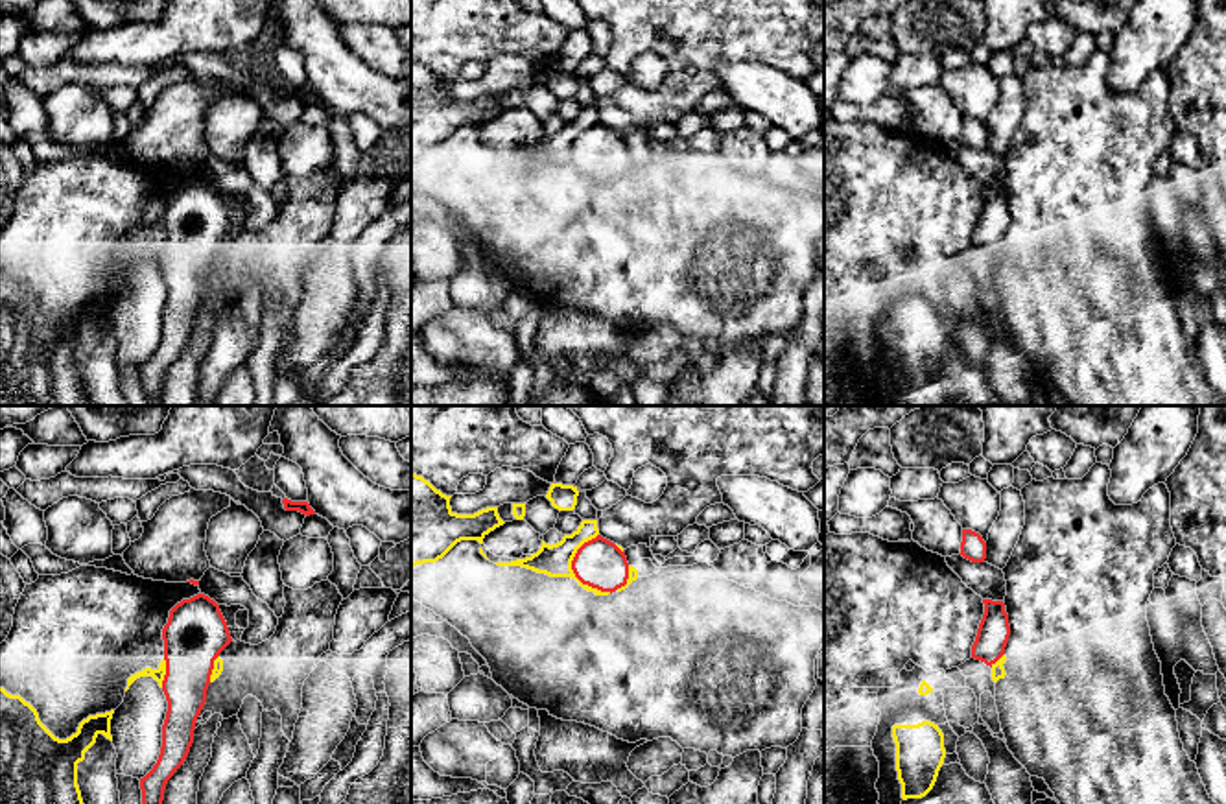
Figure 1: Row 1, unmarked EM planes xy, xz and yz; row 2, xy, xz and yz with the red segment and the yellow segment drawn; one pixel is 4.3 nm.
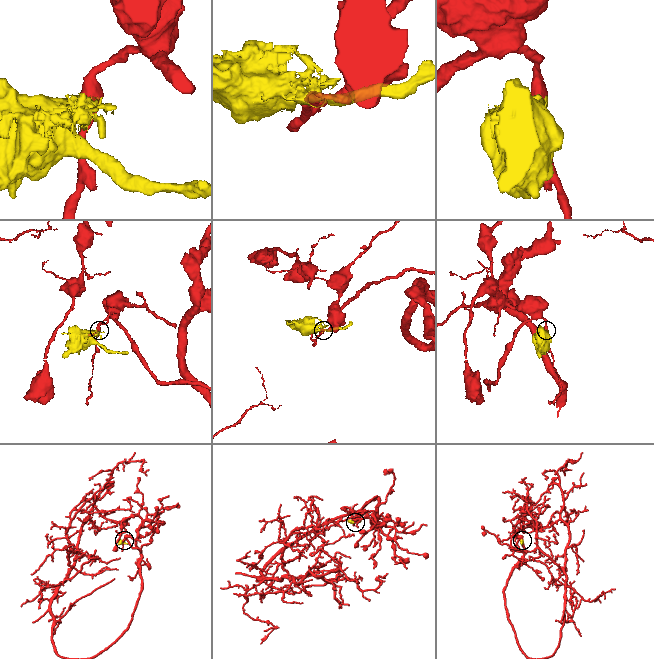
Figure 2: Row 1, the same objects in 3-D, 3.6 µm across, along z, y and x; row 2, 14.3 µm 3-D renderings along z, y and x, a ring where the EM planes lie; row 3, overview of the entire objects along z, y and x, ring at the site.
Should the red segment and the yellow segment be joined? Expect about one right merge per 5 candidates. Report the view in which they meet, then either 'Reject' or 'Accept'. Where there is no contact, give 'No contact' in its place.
Touches red in xz. Reject

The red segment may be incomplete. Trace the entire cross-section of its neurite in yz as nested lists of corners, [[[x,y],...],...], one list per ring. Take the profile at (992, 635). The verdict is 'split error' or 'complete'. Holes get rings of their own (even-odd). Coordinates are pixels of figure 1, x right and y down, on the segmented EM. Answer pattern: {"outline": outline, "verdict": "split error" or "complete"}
{"outline": [[[983,599],[983,603],[984,614],[972,645],[972,658],[992,668],[1005,655],[1010,625],[1003,601]]], "verdict": "complete"}

